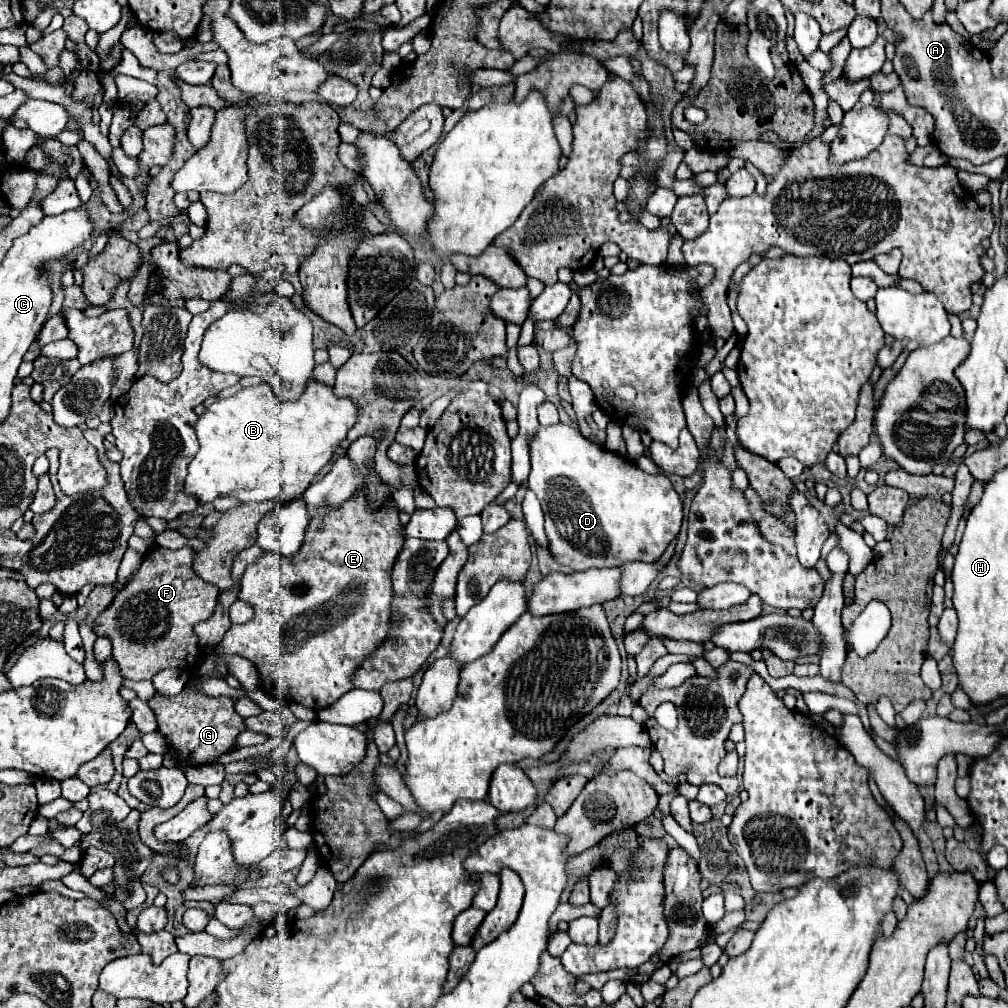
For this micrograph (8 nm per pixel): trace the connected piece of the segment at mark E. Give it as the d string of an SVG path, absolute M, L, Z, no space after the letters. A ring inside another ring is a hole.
M355 491L347 503L325 519L309 523L305 543L297 555L273 557L265 553L255 565L247 567L239 581L239 599L255 607L255 617L243 625L231 625L219 649L229 655L249 659L261 677L261 689L281 703L301 703L309 709L325 709L341 695L351 691L357 667L383 645L391 613L393 563L403 547L403 527L393 501L381 505L375 513L365 507L361 491Z

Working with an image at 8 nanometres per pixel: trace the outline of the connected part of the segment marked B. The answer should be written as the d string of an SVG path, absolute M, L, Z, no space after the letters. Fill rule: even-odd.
M309 379L303 395L295 401L287 401L287 403L281 403L277 399L277 395L273 395L273 389L269 387L269 383L261 383L261 385L255 385L255 387L243 387L239 393L235 393L233 397L229 399L221 399L221 401L215 401L213 405L207 407L207 411L197 419L195 423L195 429L197 429L197 439L199 439L199 453L195 455L195 459L189 463L189 475L185 479L185 489L187 493L195 495L201 503L211 503L215 497L223 497L223 495L229 495L229 497L237 497L239 501L267 501L267 499L275 499L275 501L293 501L297 497L301 497L305 493L305 489L311 485L313 477L331 461L333 453L339 449L339 443L347 437L347 431L357 423L357 419L361 417L361 407L357 407L357 403L353 403L353 399L345 399L345 397L337 397L333 395L333 387L325 385L325 383L319 383L315 379Z

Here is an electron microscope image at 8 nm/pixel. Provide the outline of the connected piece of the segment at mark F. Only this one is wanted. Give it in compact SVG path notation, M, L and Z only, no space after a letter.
M153 547L145 555L135 579L99 615L95 633L111 637L113 657L125 679L151 679L157 671L167 667L195 673L195 667L201 661L195 625L213 617L219 589L215 585L205 585L193 571L193 555L195 549L191 547L179 551Z

